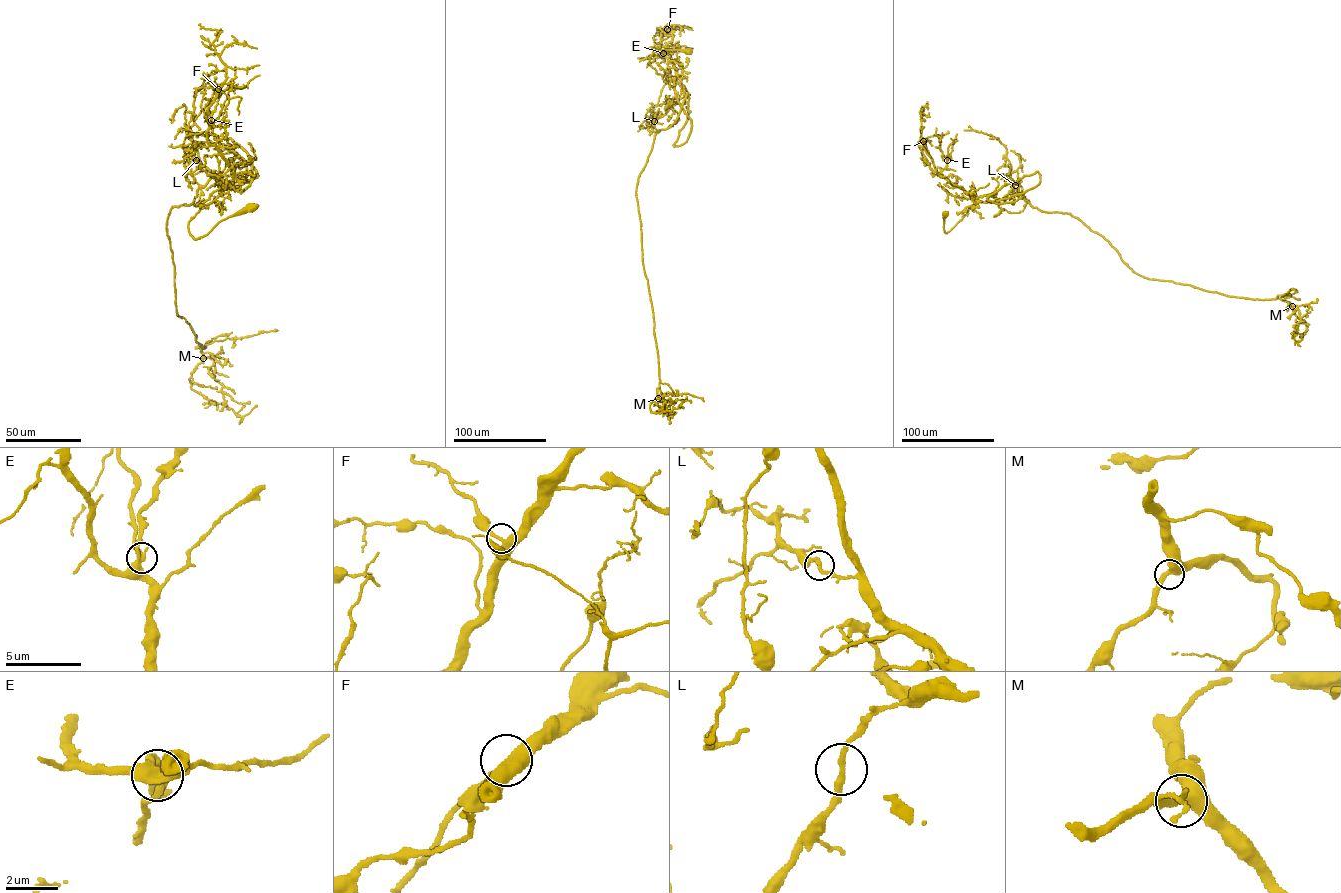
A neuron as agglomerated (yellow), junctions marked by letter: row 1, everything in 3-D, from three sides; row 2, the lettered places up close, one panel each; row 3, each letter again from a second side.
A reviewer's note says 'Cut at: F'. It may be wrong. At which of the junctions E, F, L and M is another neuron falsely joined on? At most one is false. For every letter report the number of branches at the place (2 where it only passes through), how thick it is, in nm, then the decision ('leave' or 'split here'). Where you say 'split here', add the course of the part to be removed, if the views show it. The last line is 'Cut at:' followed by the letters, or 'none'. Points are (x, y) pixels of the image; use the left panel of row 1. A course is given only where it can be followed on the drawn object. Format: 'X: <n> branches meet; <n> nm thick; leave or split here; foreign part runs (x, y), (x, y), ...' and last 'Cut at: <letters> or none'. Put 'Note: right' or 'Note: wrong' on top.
Note: wrong
E: 3 branches meet; 320 nm thick; leave
F: 3 branches meet; 360 nm thick; leave
L: 2 branches meet; 240 nm thick; leave
M: 2 branches meet; 460 nm thick; leave
Cut at: none

